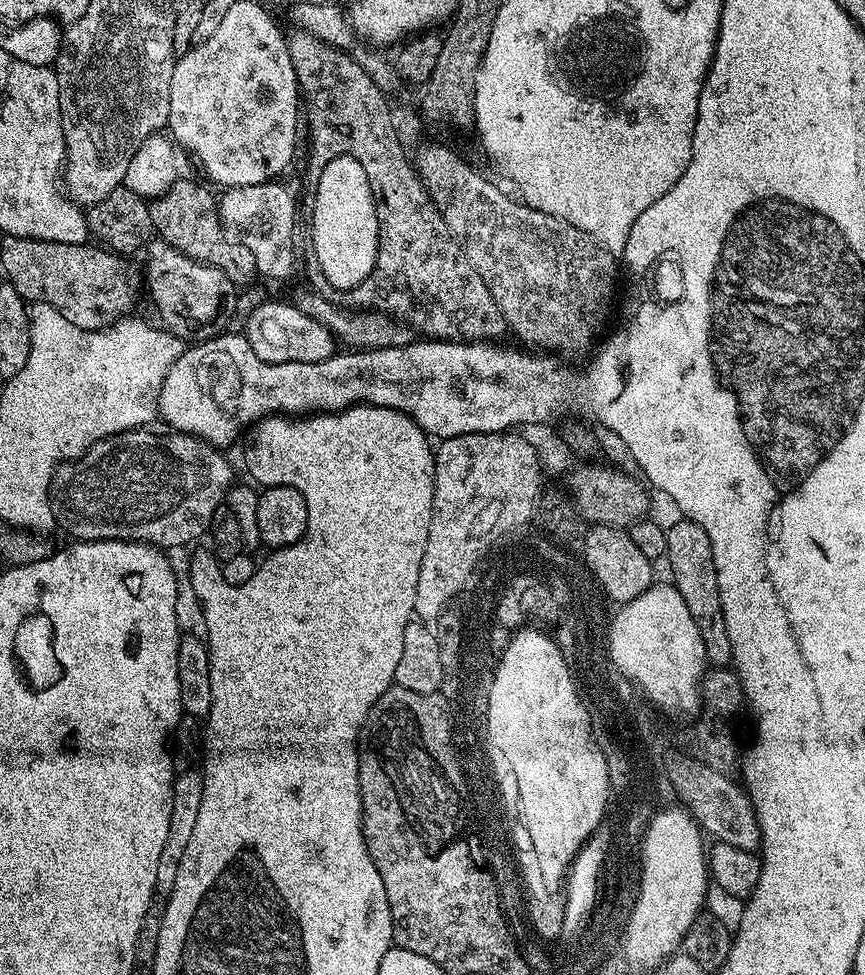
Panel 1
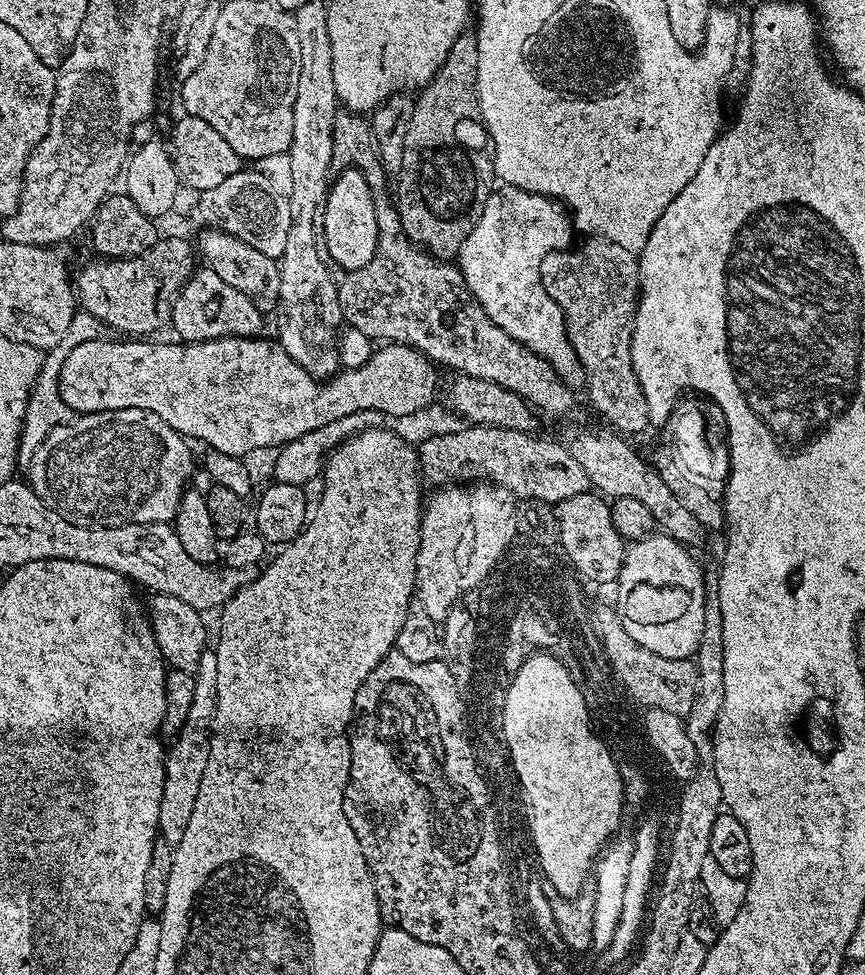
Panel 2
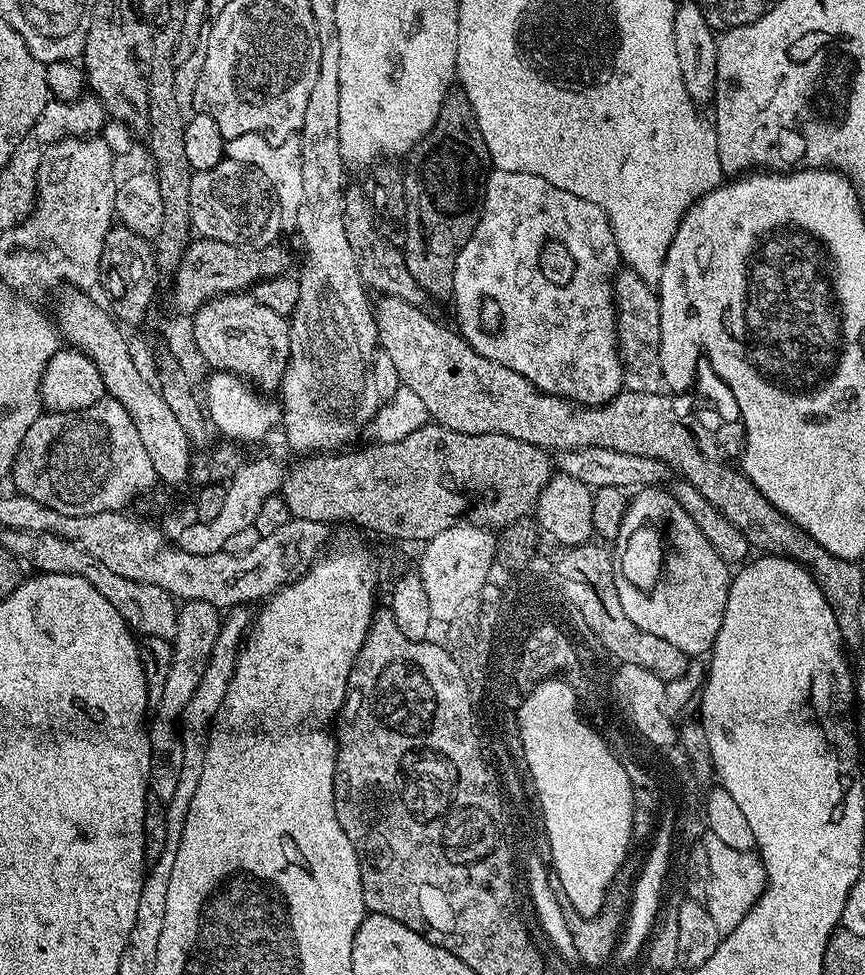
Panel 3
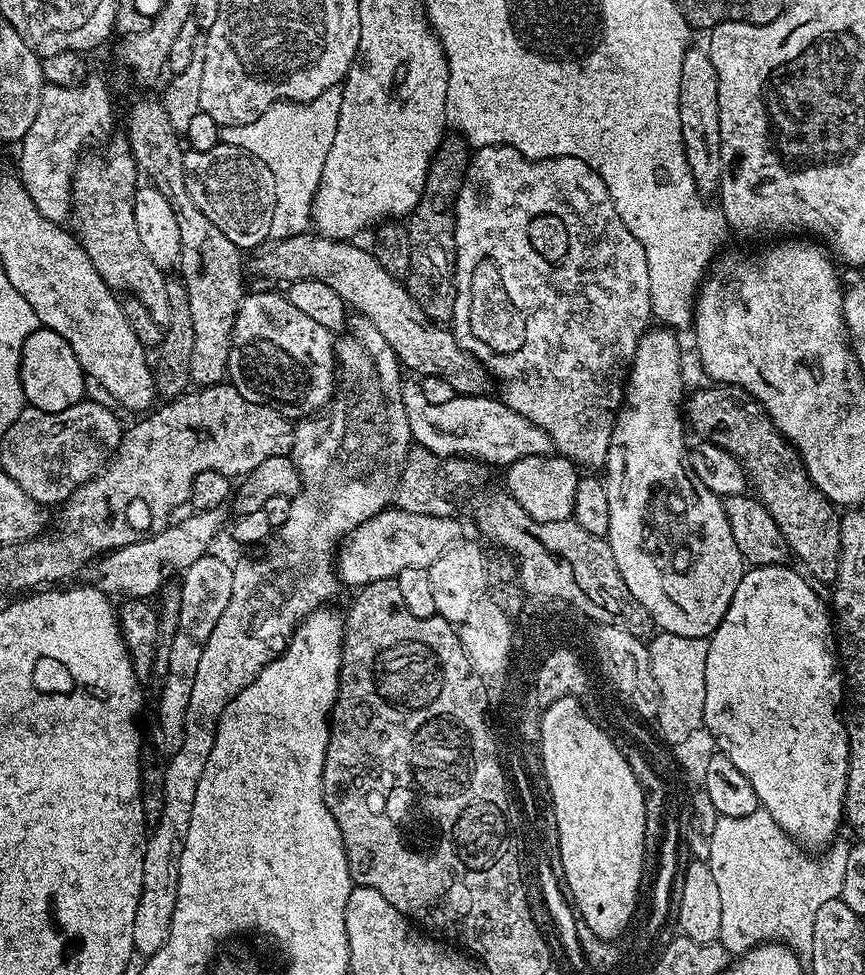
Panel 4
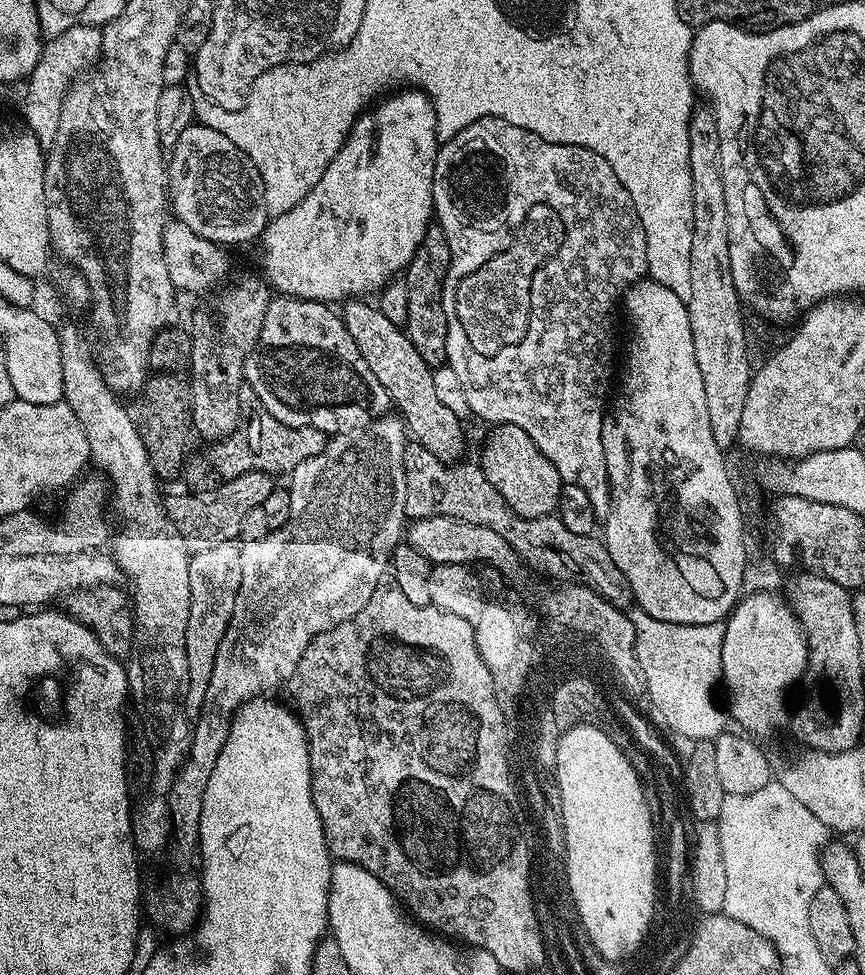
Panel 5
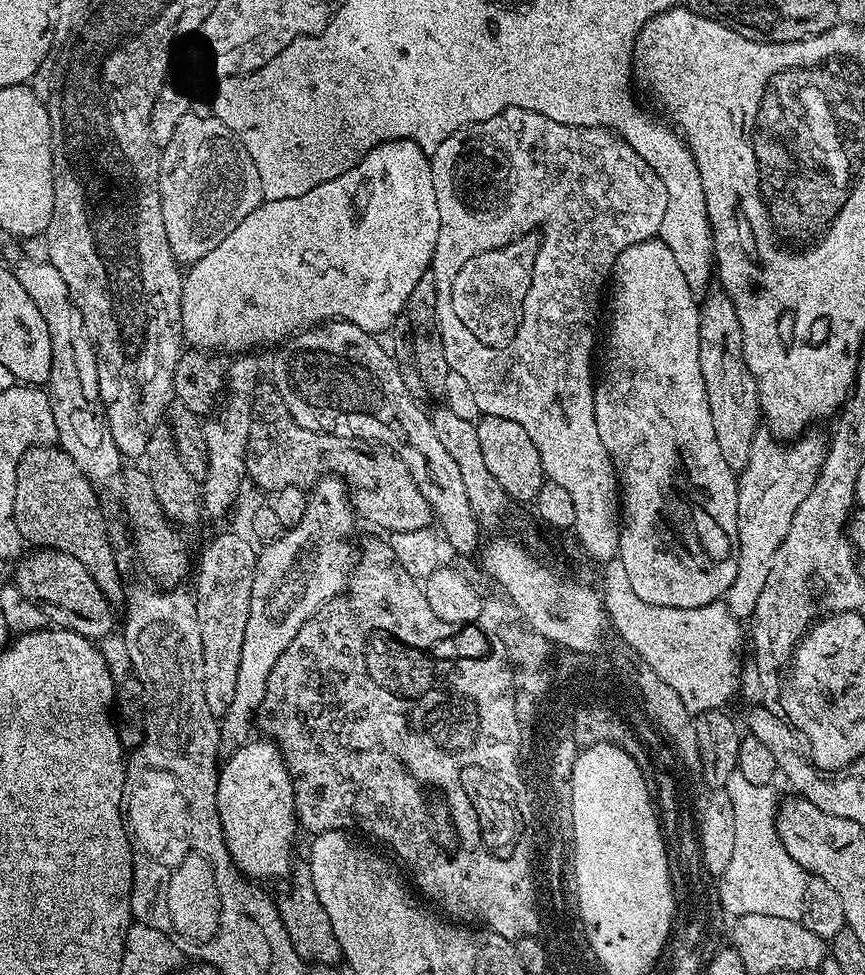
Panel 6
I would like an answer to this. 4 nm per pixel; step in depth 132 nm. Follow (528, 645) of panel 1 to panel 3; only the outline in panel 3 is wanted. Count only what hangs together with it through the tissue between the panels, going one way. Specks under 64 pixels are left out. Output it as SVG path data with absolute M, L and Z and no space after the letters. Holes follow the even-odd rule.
M557 678L540 683L524 697L520 706L520 732L528 746L526 758L532 760L534 782L540 784L542 814L551 828L550 868L558 881L559 891L566 903L581 915L597 916L609 903L604 883L616 877L614 866L620 865L620 840L628 840L628 784L620 784L620 768L614 767L611 758L606 758L599 733L582 715L572 691L561 688Z

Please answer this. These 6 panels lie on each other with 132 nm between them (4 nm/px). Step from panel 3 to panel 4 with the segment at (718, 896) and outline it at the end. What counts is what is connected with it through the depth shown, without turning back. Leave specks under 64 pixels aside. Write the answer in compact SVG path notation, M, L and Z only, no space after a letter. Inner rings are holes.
M757 810L746 814L740 818L732 818L730 816L721 816L717 818L715 823L714 836L710 841L710 856L706 861L708 869L714 874L714 882L718 885L718 895L722 901L722 926L720 927L719 943L723 944L732 954L743 954L750 948L765 942L779 942L788 945L797 956L808 958L812 955L812 943L814 942L814 914L818 914L818 910L822 907L822 902L830 902L837 899L842 894L842 878L846 878L846 854L848 853L849 841L833 839L832 843L827 845L824 857L821 858L820 864L812 856L807 856L805 849L787 832L780 828L780 824L775 821L771 814L763 810Z

